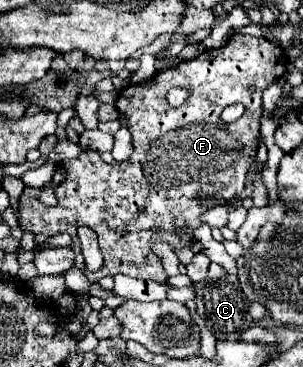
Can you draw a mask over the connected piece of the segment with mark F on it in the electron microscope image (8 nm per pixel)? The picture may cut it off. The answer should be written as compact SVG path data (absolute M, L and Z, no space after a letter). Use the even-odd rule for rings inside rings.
M233 35L227 45L203 51L199 57L181 61L177 67L169 67L157 73L153 79L141 85L125 87L117 97L117 109L121 115L129 115L131 119L131 137L133 137L133 155L121 163L105 163L101 153L83 151L81 157L63 161L59 167L65 173L63 183L55 189L57 207L47 207L39 201L41 189L27 187L19 199L17 221L25 233L41 233L49 237L51 233L61 233L61 229L77 229L79 225L89 225L97 237L103 253L103 269L93 275L93 279L101 279L105 275L129 275L137 279L153 279L157 283L165 283L165 269L161 259L151 251L149 243L167 243L171 247L189 247L193 239L193 231L201 227L201 215L211 207L223 205L227 201L237 199L245 189L245 173L255 161L255 153L259 147L259 119L263 113L261 93L273 85L285 73L287 57L283 49L263 37L251 35ZM183 87L190 91L190 96L181 107L171 107L167 103L167 89ZM249 87L255 87L255 93L249 95ZM243 103L245 113L233 121L221 121L221 111L227 105ZM183 217L187 227L177 229L173 219Z

